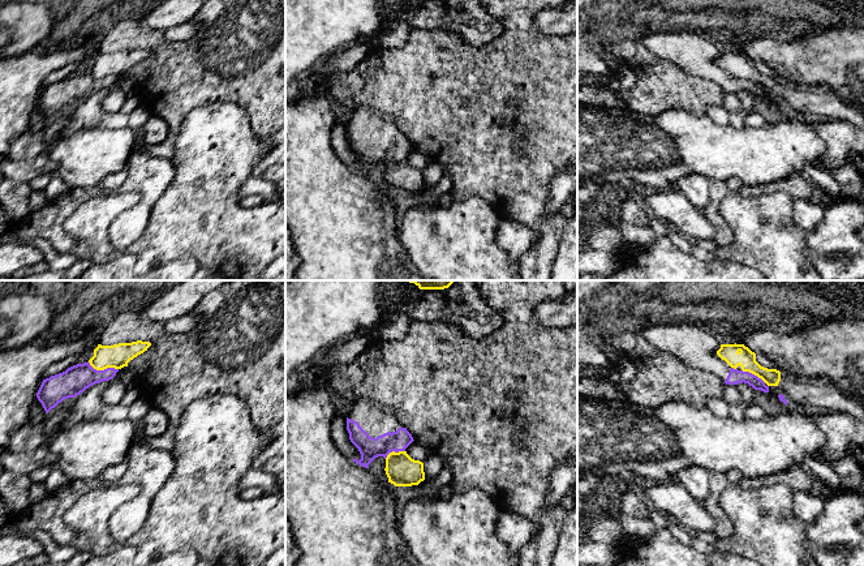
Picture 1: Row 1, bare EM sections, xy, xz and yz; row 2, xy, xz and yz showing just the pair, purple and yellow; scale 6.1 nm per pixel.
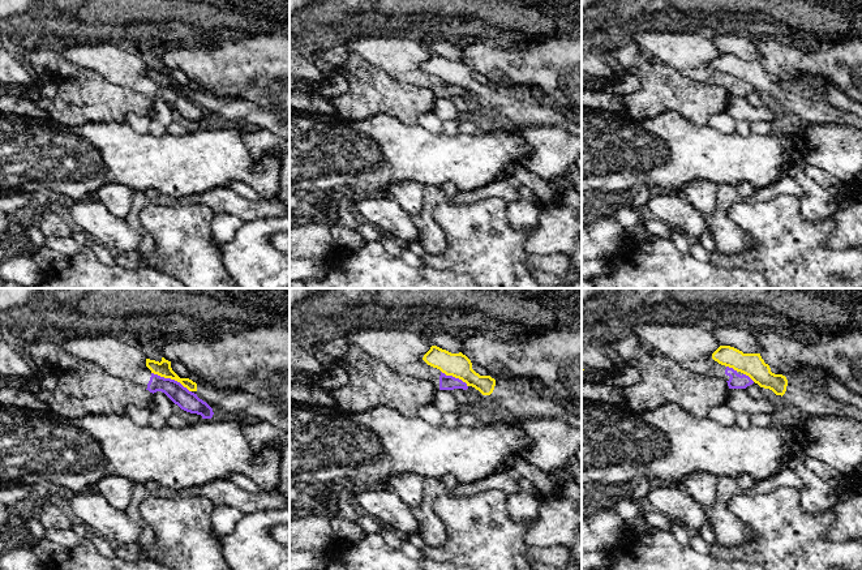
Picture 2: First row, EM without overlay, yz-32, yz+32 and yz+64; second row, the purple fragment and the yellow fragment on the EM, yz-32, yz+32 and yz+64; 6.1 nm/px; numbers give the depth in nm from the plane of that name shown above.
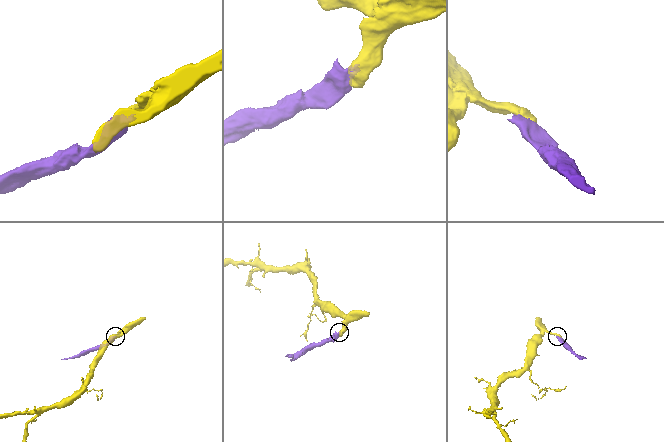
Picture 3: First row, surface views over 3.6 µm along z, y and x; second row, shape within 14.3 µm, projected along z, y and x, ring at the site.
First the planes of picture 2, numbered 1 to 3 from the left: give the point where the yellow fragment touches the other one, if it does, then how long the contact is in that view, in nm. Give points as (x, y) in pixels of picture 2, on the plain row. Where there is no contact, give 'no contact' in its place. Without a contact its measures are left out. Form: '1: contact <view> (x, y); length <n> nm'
1: contact yz-32 (170, 86); length 280 nm
2: contact yz+32 (454, 85); length 190 nm
3: contact yz+64 (732, 76); length 80 nm

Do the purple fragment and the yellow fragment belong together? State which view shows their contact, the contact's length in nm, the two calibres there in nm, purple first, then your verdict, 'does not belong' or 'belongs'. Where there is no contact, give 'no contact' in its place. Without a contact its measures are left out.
xy | 200 nm | 170/150 nm | does not belong

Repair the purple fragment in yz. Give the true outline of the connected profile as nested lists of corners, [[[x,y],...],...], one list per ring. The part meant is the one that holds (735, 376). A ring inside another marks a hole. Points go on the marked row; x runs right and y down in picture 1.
[[[705,323],[658,325],[644,327],[640,334],[655,348],[669,352],[684,365],[717,374],[727,385],[748,383],[755,390],[769,393],[769,386],[757,376],[731,368],[717,351],[718,339]]]

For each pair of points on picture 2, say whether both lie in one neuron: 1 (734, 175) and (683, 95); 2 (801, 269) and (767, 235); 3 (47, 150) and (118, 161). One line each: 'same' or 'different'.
1: different
2: same
3: same

